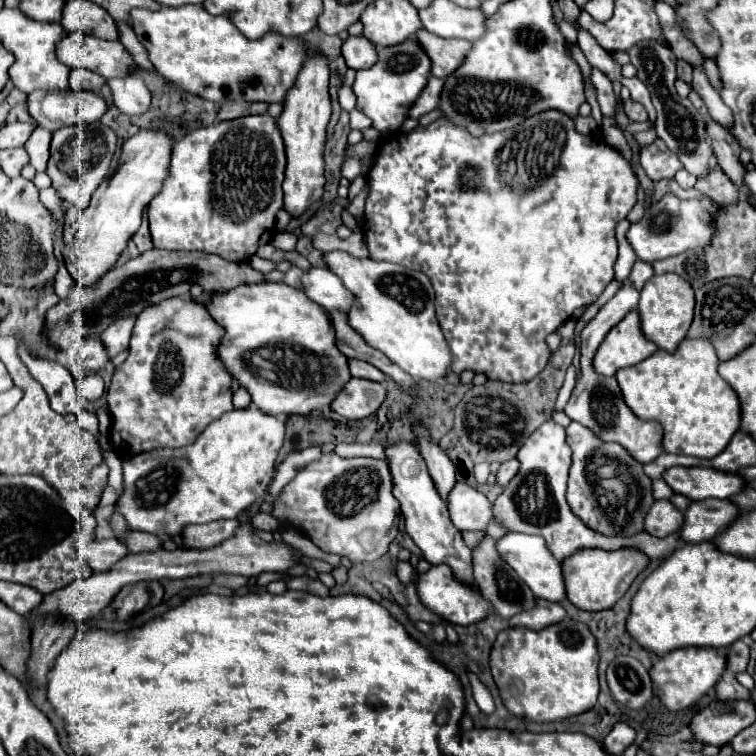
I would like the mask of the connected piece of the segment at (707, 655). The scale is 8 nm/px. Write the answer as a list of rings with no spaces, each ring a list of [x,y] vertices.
[[[674,650],[674,654],[666,654],[666,658],[654,658],[650,676],[658,686],[656,694],[660,696],[660,700],[670,710],[682,710],[710,692],[722,676],[724,668],[726,654],[720,650]]]

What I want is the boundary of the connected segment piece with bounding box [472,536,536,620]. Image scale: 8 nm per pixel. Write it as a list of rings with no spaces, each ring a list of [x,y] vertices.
[[[486,536],[478,546],[476,550],[472,552],[472,564],[474,564],[474,578],[480,586],[480,592],[482,596],[490,602],[492,610],[496,614],[500,614],[504,620],[512,618],[514,614],[522,612],[522,610],[532,610],[534,608],[534,594],[532,590],[514,574],[514,570],[498,556],[496,548],[494,548],[494,540],[490,536]]]

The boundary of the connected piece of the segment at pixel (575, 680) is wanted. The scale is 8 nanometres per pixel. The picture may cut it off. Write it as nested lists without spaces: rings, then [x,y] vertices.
[[[564,620],[540,632],[506,628],[498,634],[490,670],[508,712],[518,718],[544,724],[582,714],[596,704],[598,696],[598,650],[588,626]]]

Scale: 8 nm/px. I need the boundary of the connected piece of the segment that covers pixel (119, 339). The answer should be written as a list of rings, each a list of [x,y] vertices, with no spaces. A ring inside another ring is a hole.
[[[122,318],[122,322],[114,322],[112,326],[108,326],[102,332],[102,342],[104,342],[110,358],[116,356],[118,352],[128,350],[128,342],[130,342],[134,322],[136,322],[136,318]]]

